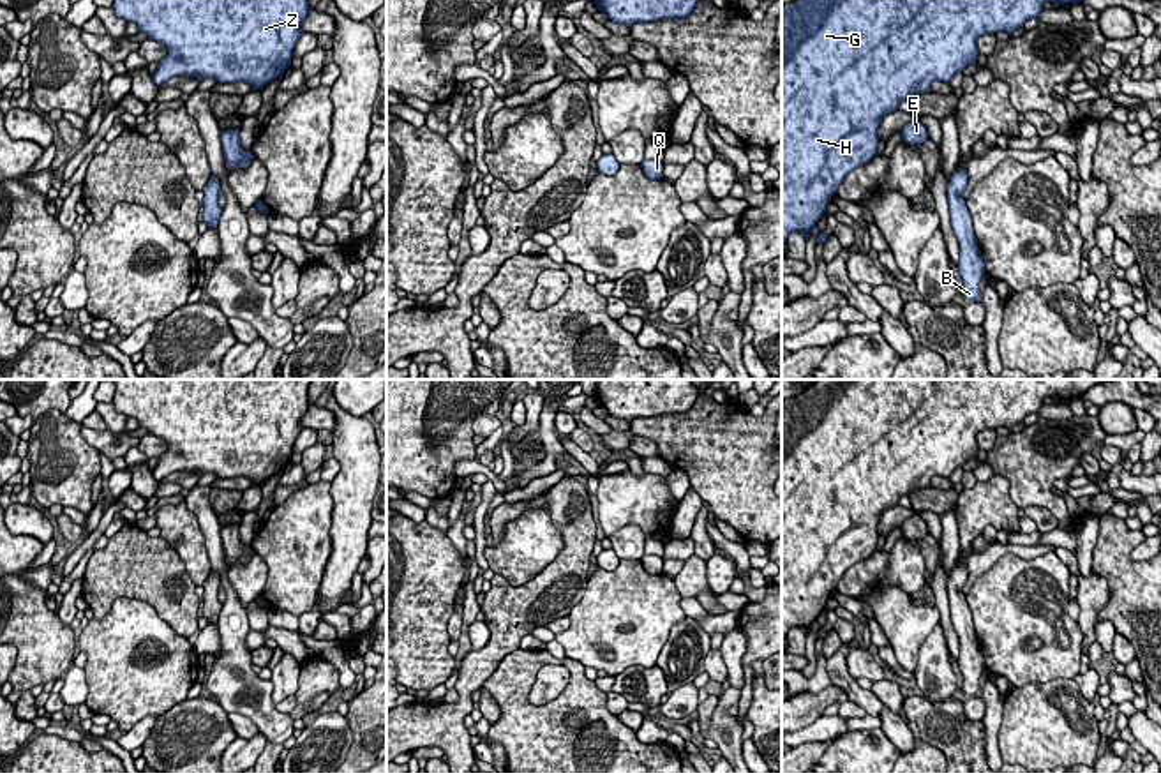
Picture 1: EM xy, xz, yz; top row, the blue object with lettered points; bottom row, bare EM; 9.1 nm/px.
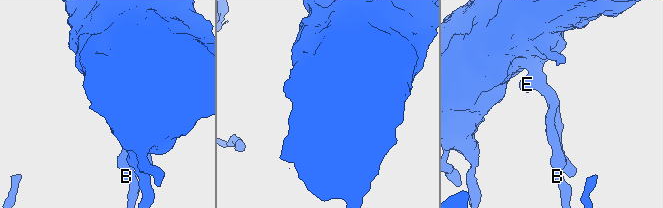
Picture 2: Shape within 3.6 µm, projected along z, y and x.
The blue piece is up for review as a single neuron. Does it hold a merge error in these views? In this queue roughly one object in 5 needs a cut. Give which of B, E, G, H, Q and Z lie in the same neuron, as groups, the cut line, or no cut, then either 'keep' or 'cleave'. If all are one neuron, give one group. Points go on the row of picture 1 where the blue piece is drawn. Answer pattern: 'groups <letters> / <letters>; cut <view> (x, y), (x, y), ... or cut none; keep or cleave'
groups B E G H Q Z; cut none; keep

